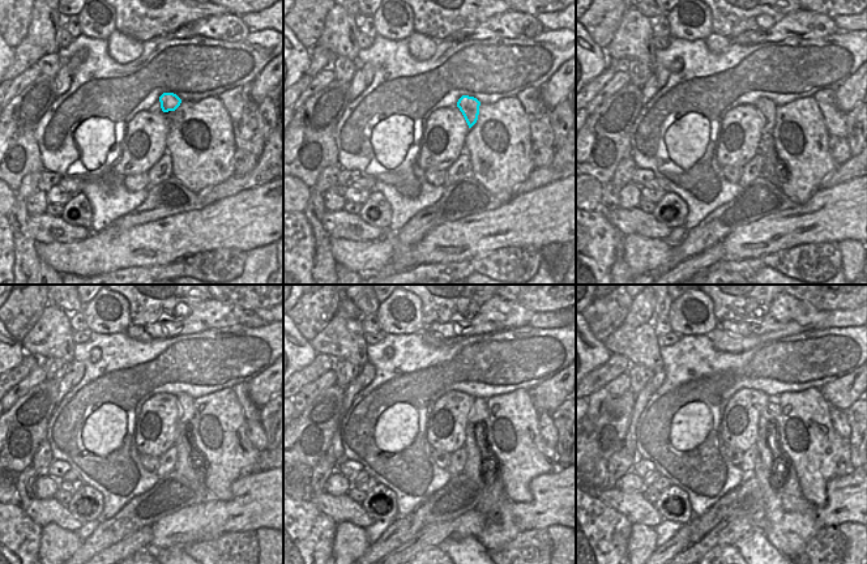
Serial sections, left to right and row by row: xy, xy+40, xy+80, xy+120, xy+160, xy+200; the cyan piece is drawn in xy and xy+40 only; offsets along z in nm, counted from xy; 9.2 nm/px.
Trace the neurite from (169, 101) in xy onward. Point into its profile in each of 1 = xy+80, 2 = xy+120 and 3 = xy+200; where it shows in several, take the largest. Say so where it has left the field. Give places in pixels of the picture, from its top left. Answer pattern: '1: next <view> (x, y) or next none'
1: next xy+80 (765, 106)
2: next xy+120 (184, 466)
3: next xy+200 (790, 521)

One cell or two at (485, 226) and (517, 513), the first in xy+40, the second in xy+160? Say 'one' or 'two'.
one

